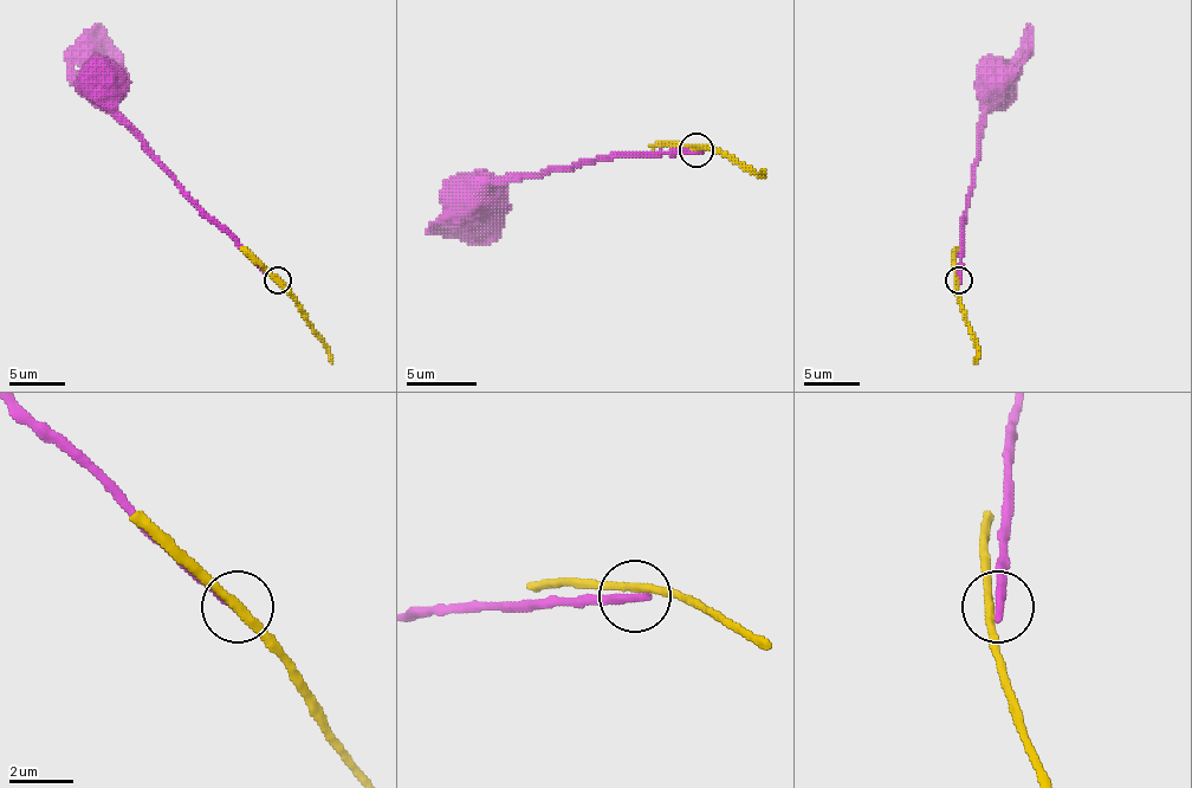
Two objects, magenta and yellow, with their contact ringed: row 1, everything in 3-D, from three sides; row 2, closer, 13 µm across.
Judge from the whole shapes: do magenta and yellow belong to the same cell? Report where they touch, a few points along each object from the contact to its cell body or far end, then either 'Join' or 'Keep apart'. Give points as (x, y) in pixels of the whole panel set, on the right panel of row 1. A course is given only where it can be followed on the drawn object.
Place: (958, 279). Course of magenta: (958, 281), (960, 217), (971, 189), (979, 121), (1004, 101), (1002, 92). Course of yellow: (958, 281), (958, 299), (977, 349), (975, 363). Keep apart

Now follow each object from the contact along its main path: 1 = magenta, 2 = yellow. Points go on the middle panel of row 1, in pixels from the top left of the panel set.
1: (695, 149), (611, 153), (576, 167), (499, 176), (468, 208), (468, 205)
2: (695, 149), (716, 149), (758, 174), (765, 170)

